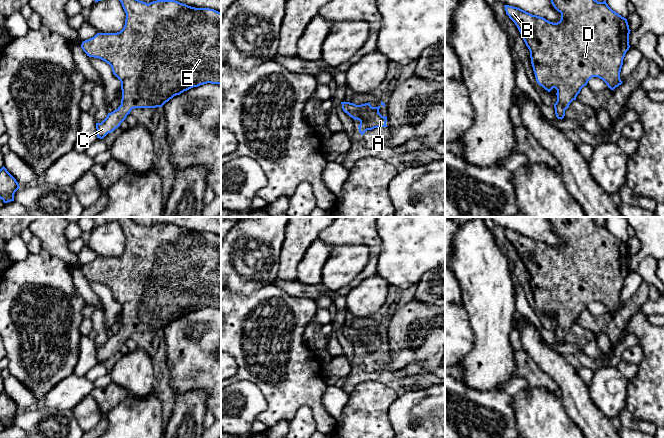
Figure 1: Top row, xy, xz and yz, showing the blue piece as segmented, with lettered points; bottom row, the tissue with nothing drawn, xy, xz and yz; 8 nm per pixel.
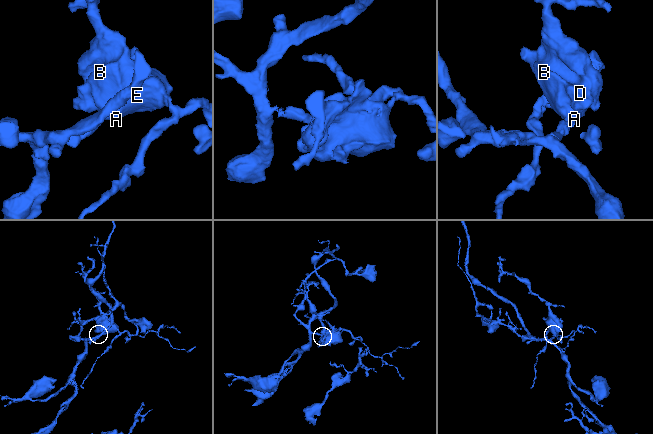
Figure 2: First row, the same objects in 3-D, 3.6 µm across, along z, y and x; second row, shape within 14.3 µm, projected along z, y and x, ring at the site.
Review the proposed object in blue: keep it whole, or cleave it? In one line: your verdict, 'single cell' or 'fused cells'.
single cell

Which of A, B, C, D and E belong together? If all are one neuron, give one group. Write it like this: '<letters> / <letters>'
A B C D E

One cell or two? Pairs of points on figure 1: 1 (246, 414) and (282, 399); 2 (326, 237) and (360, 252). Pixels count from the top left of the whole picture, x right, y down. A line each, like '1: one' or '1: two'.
1: two
2: two

